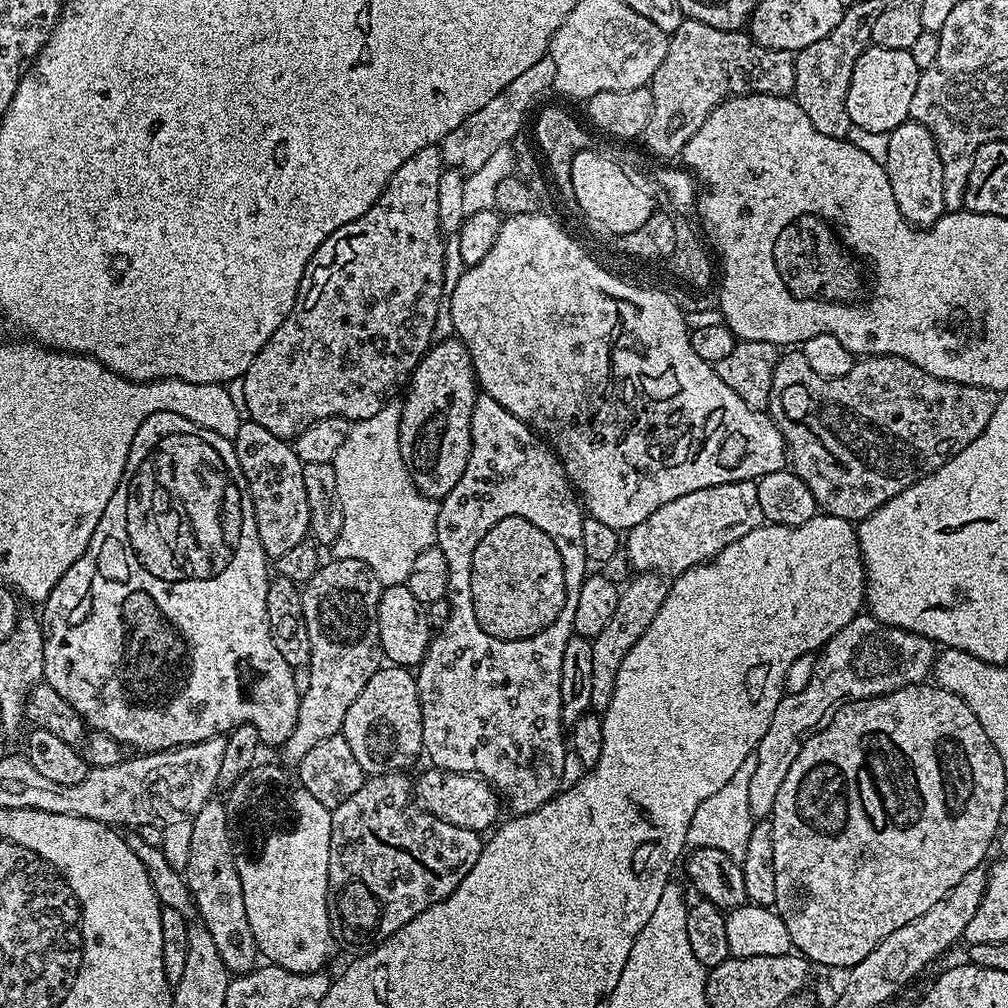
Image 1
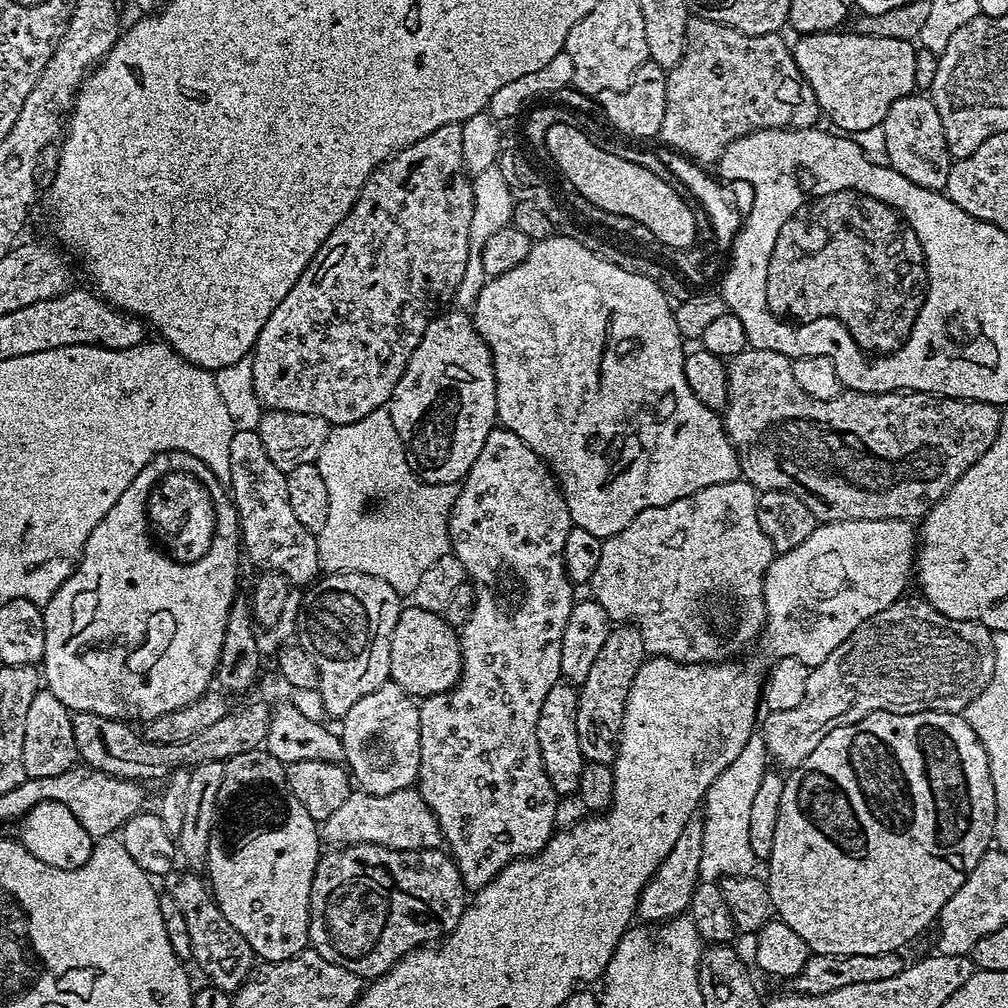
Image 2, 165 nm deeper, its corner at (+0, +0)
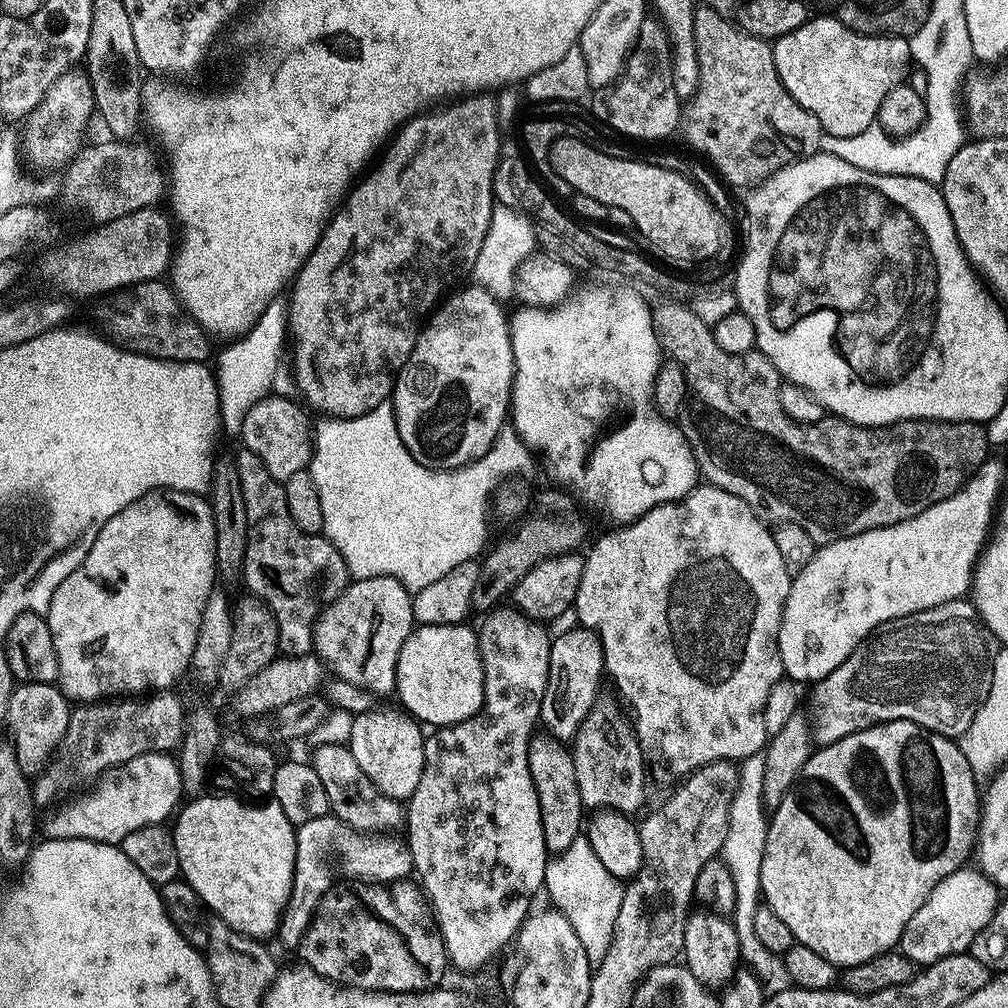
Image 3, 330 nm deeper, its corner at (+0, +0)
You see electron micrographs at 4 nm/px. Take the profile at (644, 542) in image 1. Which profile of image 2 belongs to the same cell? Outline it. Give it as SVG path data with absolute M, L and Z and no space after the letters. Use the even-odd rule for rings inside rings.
M737 478L725 484L706 486L686 498L678 498L666 506L647 508L630 522L618 534L607 537L602 543L602 554L598 558L598 568L594 570L590 581L591 599L596 600L602 610L606 610L609 621L627 622L631 627L637 628L644 643L645 653L652 656L667 656L669 660L676 660L680 664L715 664L728 662L736 656L755 636L761 635L764 627L764 574L772 557L772 543L766 534L762 534L762 526L758 526L756 513L756 498L758 492L746 480Z

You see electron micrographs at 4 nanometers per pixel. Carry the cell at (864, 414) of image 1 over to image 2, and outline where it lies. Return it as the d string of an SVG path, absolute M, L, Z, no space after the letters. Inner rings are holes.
M747 347L742 354L731 357L727 361L726 367L728 369L728 403L722 412L722 423L728 439L732 443L732 447L736 449L737 465L741 477L746 480L757 491L774 492L776 486L776 464L780 464L780 472L784 472L784 484L788 484L788 492L798 497L803 504L816 504L816 508L824 508L824 512L811 513L815 517L817 523L831 524L834 521L876 521L876 520L907 520L909 522L923 517L925 512L929 512L935 501L941 500L946 493L954 486L954 482L958 482L958 478L962 478L962 474L966 470L970 470L970 466L974 466L974 462L978 462L978 458L982 458L984 451L991 446L996 437L996 431L1000 428L1000 417L1002 415L1001 409L994 404L983 404L982 402L974 402L973 400L952 400L949 396L930 396L927 392L849 392L845 391L839 396L835 396L833 400L814 400L805 395L802 390L798 390L798 384L794 380L792 373L792 360L787 356L778 354L774 350L762 350L761 348Z

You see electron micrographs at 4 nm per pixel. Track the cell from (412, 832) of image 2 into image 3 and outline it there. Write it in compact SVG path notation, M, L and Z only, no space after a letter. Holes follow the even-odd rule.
M331 815L314 818L296 828L295 860L293 862L292 889L284 912L280 915L278 937L286 947L299 949L304 931L310 926L312 915L320 900L337 883L336 868L348 882L367 882L387 886L413 875L412 856L407 847L364 848L364 840L347 823Z

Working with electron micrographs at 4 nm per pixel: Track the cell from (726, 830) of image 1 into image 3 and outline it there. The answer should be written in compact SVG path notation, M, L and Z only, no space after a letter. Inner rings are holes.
M763 751L755 752L753 756L745 758L739 765L738 771L740 773L740 785L736 787L736 793L730 806L730 818L726 830L726 842L722 849L722 859L734 878L736 909L732 911L730 919L736 926L739 959L758 978L761 986L763 986L763 994L767 998L790 988L792 983L786 971L783 957L779 953L766 949L754 931L754 914L762 904L760 871L762 870L762 858L764 857L769 821L769 817L766 815L764 795L762 794Z

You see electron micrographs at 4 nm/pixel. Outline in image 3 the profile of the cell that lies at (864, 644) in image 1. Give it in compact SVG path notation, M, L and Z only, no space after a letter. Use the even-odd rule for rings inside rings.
M971 599L948 600L944 604L934 606L930 610L922 610L915 612L909 616L902 618L894 618L890 622L886 622L882 627L877 628L867 640L863 640L850 655L846 656L842 663L836 665L836 669L827 673L815 685L816 693L812 696L812 704L816 707L816 713L811 713L810 722L812 725L812 734L817 745L823 746L833 744L842 738L846 738L850 734L854 734L858 730L866 730L875 724L885 724L891 720L909 720L919 726L925 728L928 732L934 732L938 736L946 736L949 738L958 738L966 730L966 726L970 726L970 722L974 718L974 714L978 710L978 706L984 700L984 695L988 692L990 686L990 678L992 677L992 657L994 655L993 641L990 639L990 633L983 620L980 619L980 613L976 611L976 605Z

